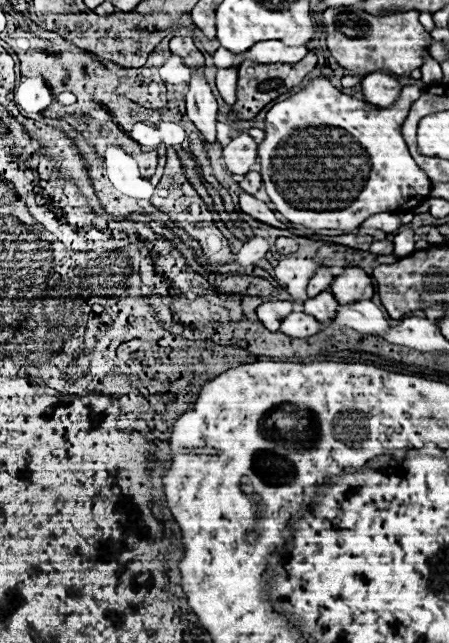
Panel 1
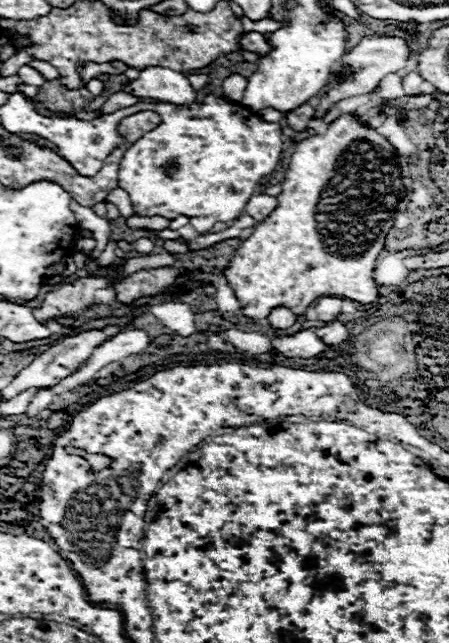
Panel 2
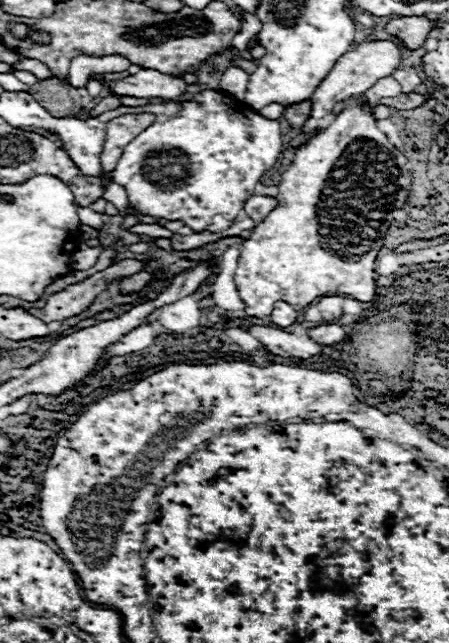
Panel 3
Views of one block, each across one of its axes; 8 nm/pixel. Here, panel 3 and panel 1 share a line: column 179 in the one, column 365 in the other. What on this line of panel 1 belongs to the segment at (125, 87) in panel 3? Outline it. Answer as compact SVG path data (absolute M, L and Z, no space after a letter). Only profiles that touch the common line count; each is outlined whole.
M372 72L368 76L362 78L362 94L364 100L374 104L374 106L382 106L388 108L400 94L400 84L394 76L390 74L382 74L382 72Z

